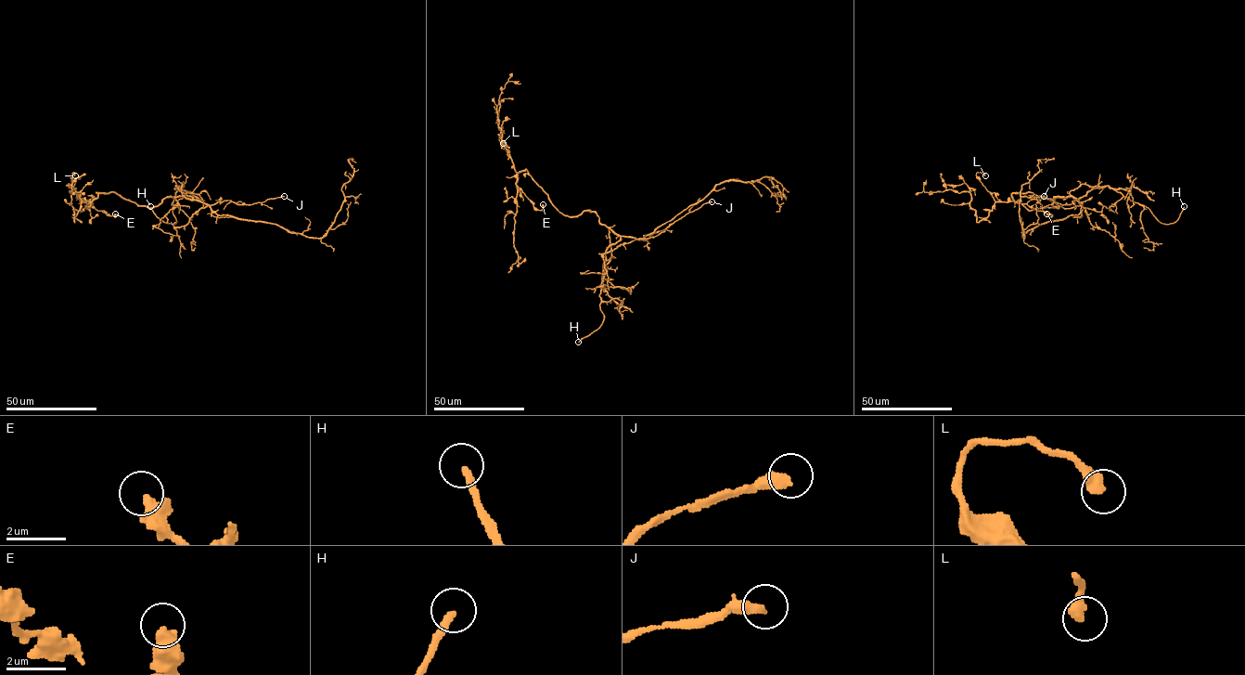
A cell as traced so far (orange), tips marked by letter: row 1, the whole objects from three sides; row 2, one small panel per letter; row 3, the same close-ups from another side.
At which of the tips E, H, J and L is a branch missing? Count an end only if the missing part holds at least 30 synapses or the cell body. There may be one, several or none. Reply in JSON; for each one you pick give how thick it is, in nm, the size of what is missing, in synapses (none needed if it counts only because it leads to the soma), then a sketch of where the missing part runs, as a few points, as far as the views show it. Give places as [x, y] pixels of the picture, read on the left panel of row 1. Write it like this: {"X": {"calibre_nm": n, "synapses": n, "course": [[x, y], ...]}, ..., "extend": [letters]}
{"J": {"calibre_nm": 400, "synapses": 30, "course": [[284, 196], [299, 196], [316, 204], [321, 212], [314, 216], [313, 224]]}, "extend": ["J"]}

